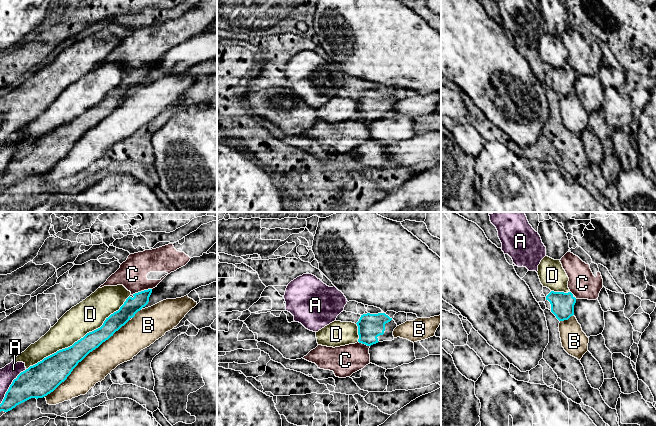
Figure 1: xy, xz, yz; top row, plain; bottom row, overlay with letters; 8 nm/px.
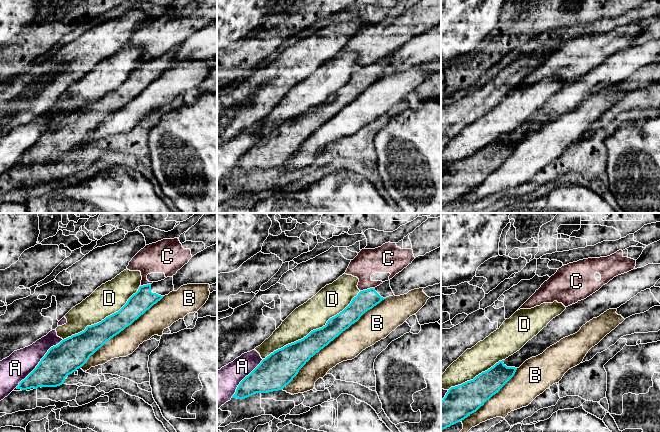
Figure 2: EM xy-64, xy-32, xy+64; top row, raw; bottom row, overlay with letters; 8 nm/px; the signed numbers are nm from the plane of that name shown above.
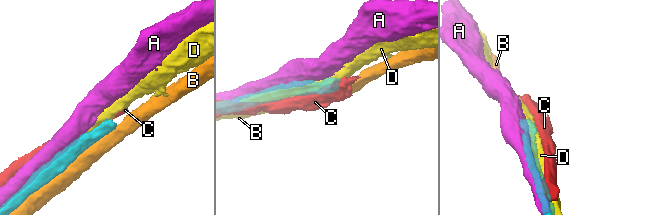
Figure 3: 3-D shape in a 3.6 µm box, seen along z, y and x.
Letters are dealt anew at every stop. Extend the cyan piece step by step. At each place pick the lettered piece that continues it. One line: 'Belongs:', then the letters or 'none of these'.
Belongs: none of these

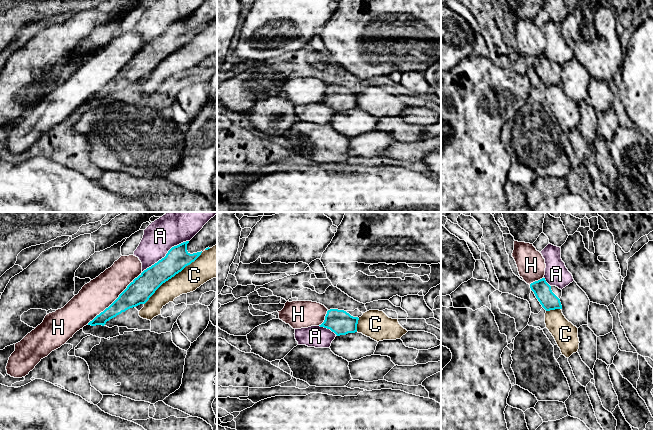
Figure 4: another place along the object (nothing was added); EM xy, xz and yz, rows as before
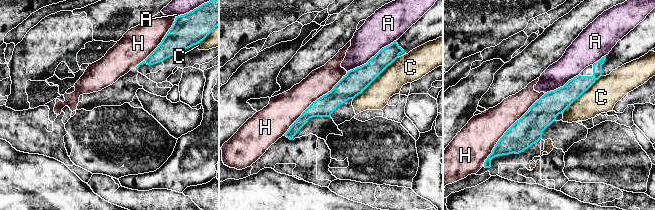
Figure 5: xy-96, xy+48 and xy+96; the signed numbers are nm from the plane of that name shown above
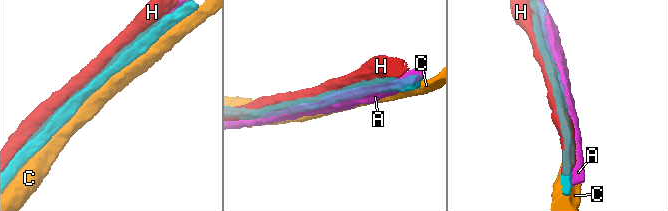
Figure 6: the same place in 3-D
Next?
Belongs: none of these

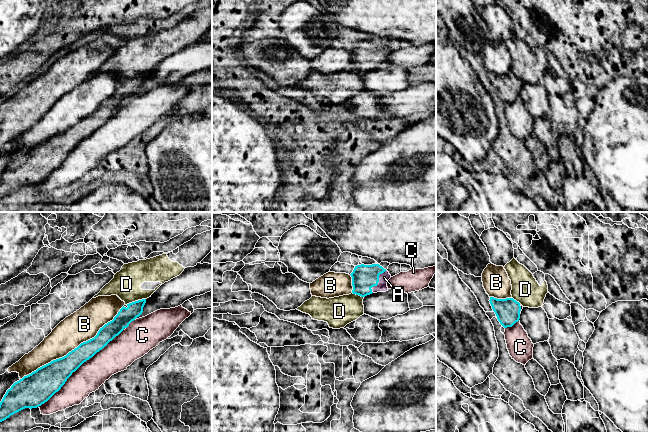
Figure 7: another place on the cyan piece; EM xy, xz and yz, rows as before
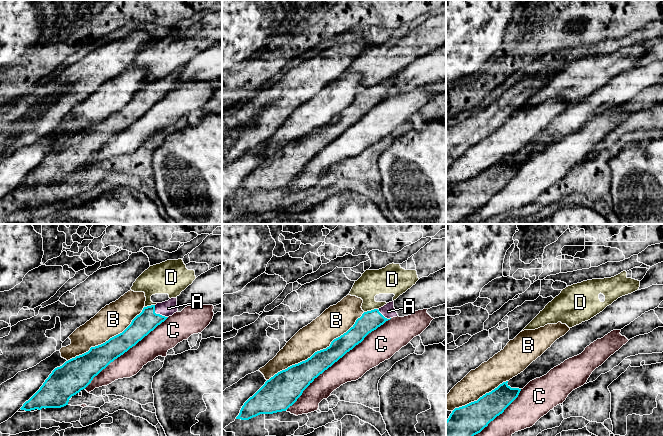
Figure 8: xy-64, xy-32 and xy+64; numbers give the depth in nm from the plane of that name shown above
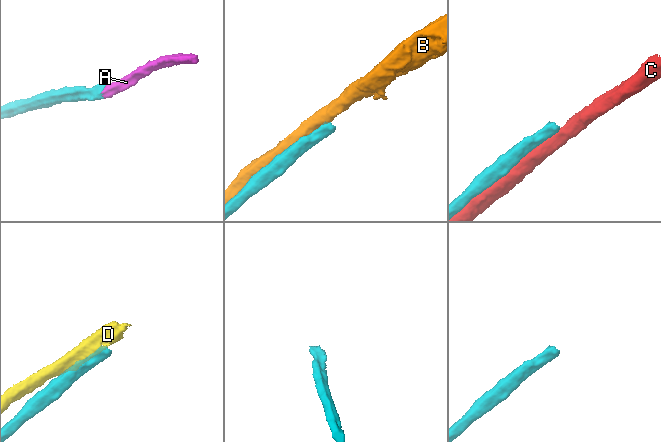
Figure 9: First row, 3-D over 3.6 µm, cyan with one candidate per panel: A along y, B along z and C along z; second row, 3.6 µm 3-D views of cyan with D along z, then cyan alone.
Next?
Belongs: A

